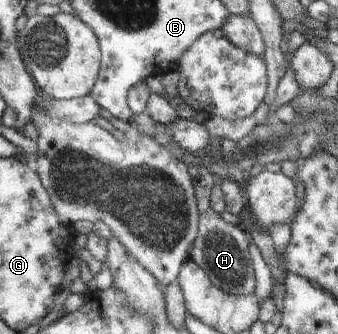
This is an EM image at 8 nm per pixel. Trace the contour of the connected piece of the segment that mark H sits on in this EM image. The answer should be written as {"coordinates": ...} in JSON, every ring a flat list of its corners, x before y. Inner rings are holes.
{"coordinates":[[211,208,200,215,198,236,189,251,189,260,195,262,210,279,210,282,228,295,252,295,256,288,254,267,249,254,250,236,238,226,220,219,220,214]]}

